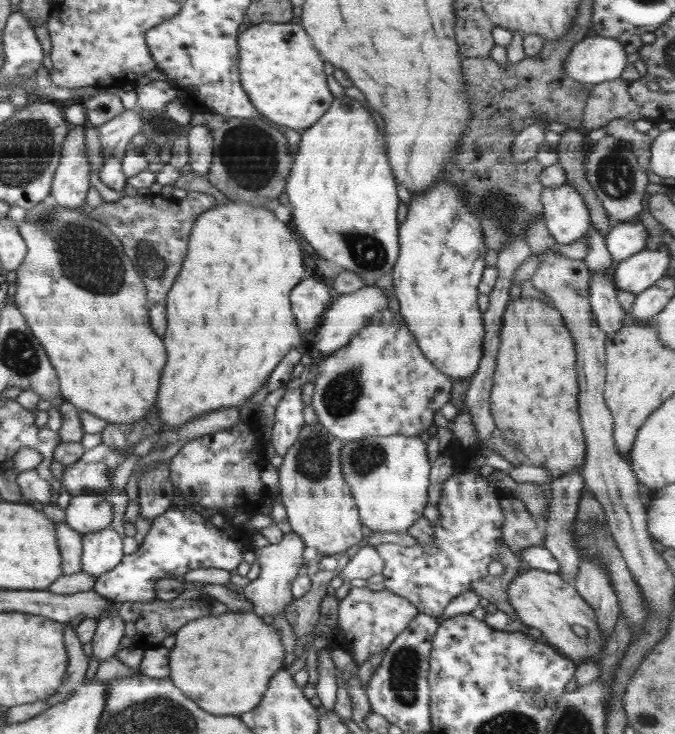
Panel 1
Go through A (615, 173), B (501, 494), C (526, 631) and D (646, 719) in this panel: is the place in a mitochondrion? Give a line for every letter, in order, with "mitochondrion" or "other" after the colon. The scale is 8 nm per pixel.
A: mitochondrion
B: other
C: other
D: mitochondrion

